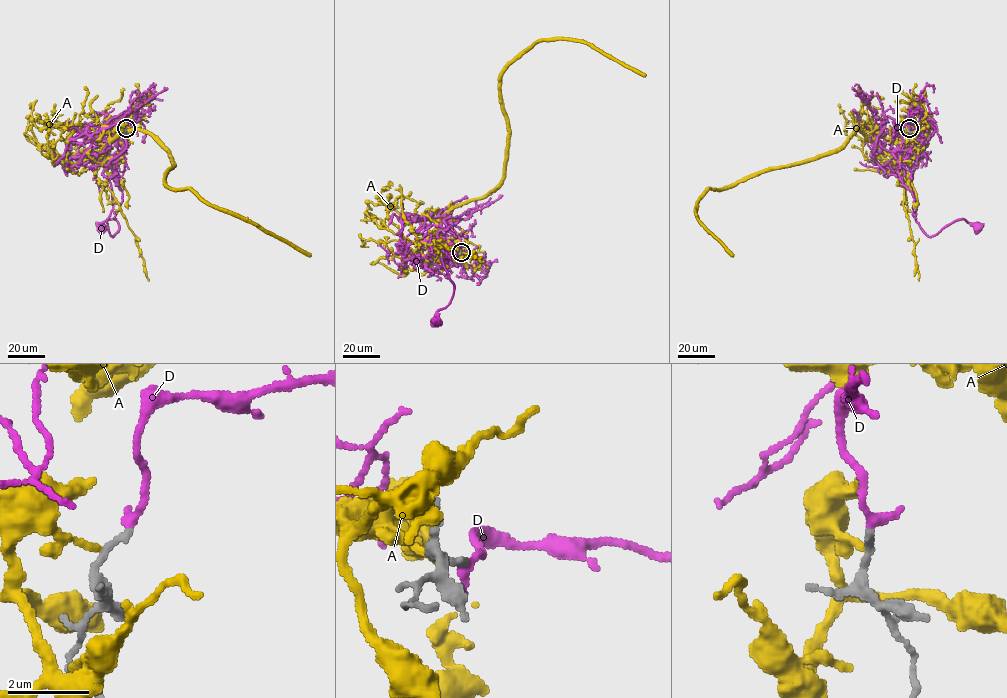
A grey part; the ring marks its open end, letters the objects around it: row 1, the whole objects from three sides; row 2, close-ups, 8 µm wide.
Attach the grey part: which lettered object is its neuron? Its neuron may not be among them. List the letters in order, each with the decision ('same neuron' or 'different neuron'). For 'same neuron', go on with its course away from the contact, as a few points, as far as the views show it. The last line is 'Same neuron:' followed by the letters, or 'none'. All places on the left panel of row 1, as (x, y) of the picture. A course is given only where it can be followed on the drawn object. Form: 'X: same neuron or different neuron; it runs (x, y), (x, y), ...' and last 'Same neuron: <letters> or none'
A: different neuron
D: same neuron; it runs (126, 128), (138, 107), (103, 147), (108, 228), (113, 236), (119, 228), (114, 219), (102, 226)
Same neuron: D

